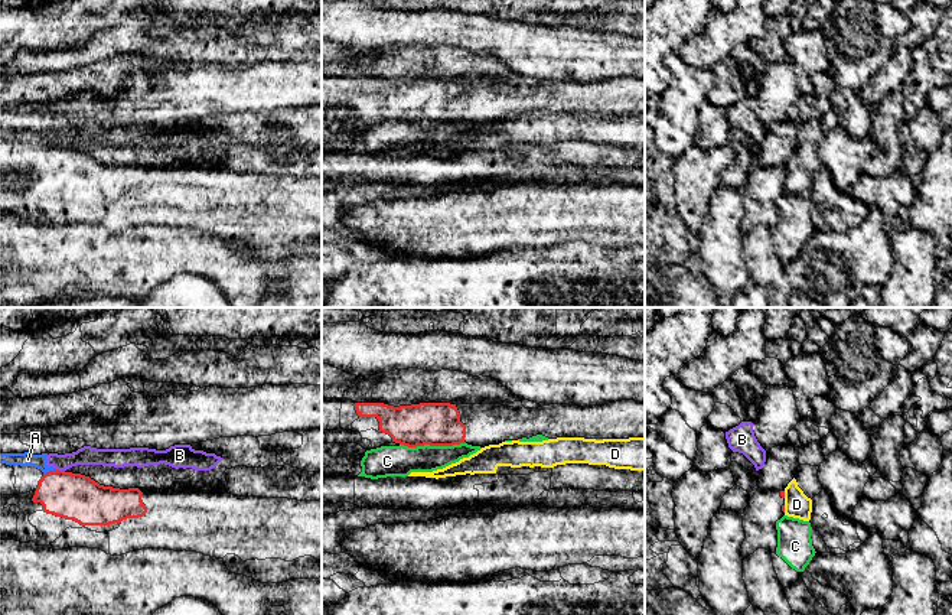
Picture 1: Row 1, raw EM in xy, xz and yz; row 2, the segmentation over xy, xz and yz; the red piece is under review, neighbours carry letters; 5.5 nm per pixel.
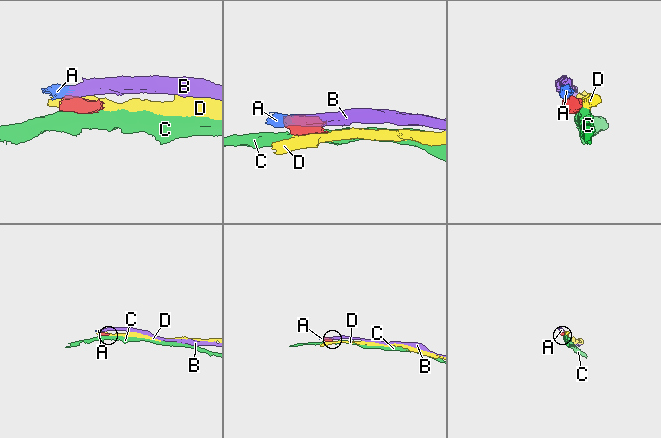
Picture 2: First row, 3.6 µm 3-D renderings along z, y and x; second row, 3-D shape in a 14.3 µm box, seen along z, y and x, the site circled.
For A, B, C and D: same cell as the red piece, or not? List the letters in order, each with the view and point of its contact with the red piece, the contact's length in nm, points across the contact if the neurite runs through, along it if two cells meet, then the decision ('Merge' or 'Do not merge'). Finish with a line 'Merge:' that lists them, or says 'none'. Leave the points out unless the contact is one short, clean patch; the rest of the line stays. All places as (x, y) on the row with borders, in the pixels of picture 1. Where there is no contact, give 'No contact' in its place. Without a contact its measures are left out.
A: Touches red at xy (49, 471). Shared border 80 nm. Boundary: xy (55, 468), (43, 474). Do not merge
B: Touches red at xy (61, 471). Shared border 50 nm. Boundary: xy (56, 468), (64, 471). Do not merge
C: Touches red at xz (432, 445). Shared border 360 nm. Do not merge
D: Touches red at yz (783, 494). Shared border 40 nm. Do not merge
Merge: none

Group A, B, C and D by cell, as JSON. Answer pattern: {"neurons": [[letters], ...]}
{"neurons": [["A", "B"], ["C"], ["D"]]}

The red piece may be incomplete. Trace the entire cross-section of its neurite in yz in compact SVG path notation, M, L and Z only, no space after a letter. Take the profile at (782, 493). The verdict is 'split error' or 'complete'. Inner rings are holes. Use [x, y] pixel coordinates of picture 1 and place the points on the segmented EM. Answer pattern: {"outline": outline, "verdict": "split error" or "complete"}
{"outline": "M757 485L749 492L749 505L743 517L746 538L740 553L743 559L753 554L757 549L776 553L777 530L776 521L785 515L785 491L762 489Z", "verdict": "split error"}

